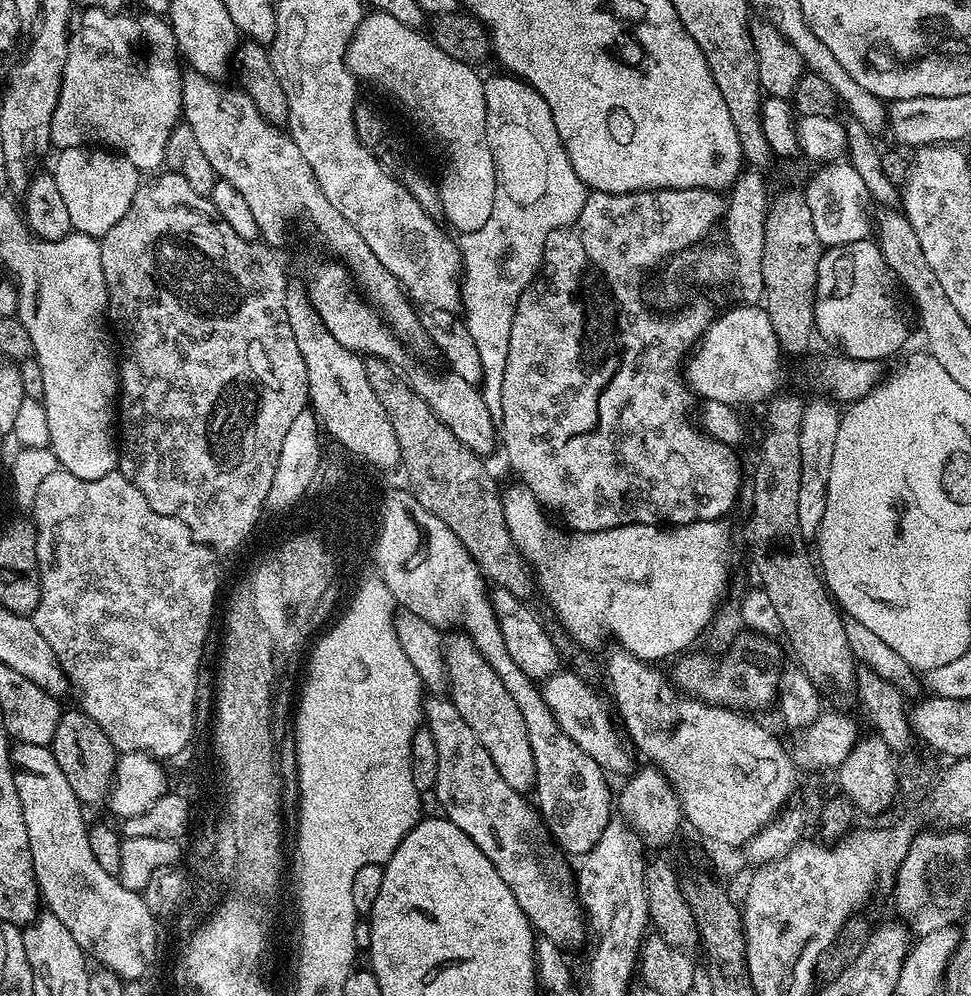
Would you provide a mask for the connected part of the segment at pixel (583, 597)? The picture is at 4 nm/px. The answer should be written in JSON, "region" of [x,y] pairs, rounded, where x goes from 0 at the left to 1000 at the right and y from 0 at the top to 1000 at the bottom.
{"region":[[[528,484],[517,494],[519,504],[519,515],[521,516],[521,528],[525,532],[525,538],[533,548],[533,552],[544,563],[550,575],[550,586],[560,597],[562,605],[568,609],[571,617],[577,621],[576,630],[584,635],[598,651],[614,653],[614,650],[621,645],[625,639],[631,639],[633,646],[643,651],[648,657],[655,659],[659,663],[666,665],[679,665],[687,659],[695,660],[697,657],[704,657],[714,650],[713,646],[726,637],[727,632],[734,626],[734,619],[737,617],[744,604],[742,601],[746,598],[746,593],[750,590],[750,569],[754,566],[754,534],[746,527],[745,521],[740,522],[716,522],[713,526],[697,526],[695,528],[681,528],[678,526],[646,526],[635,530],[625,530],[619,534],[593,534],[584,538],[581,534],[576,534],[571,527],[564,523],[565,515],[559,506],[553,502],[552,497],[548,495],[542,487]]]}

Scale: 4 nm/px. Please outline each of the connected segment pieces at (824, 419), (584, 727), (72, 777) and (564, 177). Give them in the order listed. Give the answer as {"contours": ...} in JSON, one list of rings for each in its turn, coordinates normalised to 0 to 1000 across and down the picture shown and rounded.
{"contours":[[[[854,399],[831,401],[823,428],[824,451],[826,452],[826,488],[822,491],[822,528],[829,540],[836,540],[844,533],[847,516],[851,516],[851,488],[853,465],[859,456],[859,444],[865,431],[864,407]]],[[[588,673],[572,675],[558,687],[562,707],[566,709],[575,729],[579,729],[579,733],[583,737],[587,737],[587,741],[591,741],[591,745],[595,745],[595,749],[599,749],[599,753],[604,753],[604,757],[608,757],[608,761],[612,761],[612,765],[616,765],[623,776],[650,776],[653,771],[653,768],[651,769],[652,756],[649,754],[635,724],[631,722],[631,712],[628,710],[627,704],[625,702],[622,704],[610,691],[613,690],[607,684],[594,679]]],[[[67,712],[63,716],[51,750],[83,808],[106,806],[112,800],[117,787],[122,756],[109,735],[85,712]]],[[[514,74],[515,76],[502,77],[498,80],[498,93],[501,94],[501,139],[505,147],[505,155],[509,159],[509,171],[511,172],[511,194],[509,195],[509,211],[505,211],[505,219],[496,226],[496,231],[477,234],[473,238],[474,260],[478,263],[476,274],[476,313],[480,318],[485,338],[492,347],[493,358],[496,361],[496,383],[492,387],[496,400],[501,404],[505,416],[513,424],[517,420],[517,380],[521,377],[521,355],[525,355],[525,327],[529,323],[531,308],[536,302],[537,295],[544,290],[544,286],[552,280],[556,266],[560,260],[560,244],[566,235],[576,229],[582,229],[590,225],[599,215],[599,207],[606,202],[608,193],[601,188],[601,184],[591,175],[591,167],[587,167],[587,159],[579,147],[579,139],[575,139],[575,127],[571,127],[571,118],[566,114],[566,106],[562,106],[562,98],[554,94],[546,85],[540,83],[539,79],[526,74]]]]}

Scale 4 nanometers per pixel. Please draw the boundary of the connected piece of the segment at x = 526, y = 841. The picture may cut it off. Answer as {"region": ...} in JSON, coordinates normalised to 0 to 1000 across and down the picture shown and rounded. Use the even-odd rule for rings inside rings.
{"region":[[[449,697],[438,702],[435,716],[436,726],[447,737],[447,749],[451,749],[451,781],[447,792],[447,800],[453,806],[453,811],[458,820],[476,833],[509,865],[509,873],[525,890],[525,898],[538,910],[542,922],[547,926],[549,933],[559,943],[571,946],[579,954],[585,951],[595,951],[604,942],[604,921],[595,903],[594,889],[591,887],[591,876],[583,866],[580,858],[572,859],[568,855],[559,855],[551,846],[562,839],[562,832],[554,818],[553,812],[546,806],[543,798],[525,793],[524,787],[517,782],[517,777],[509,769],[505,757],[501,757],[501,749],[490,743],[488,733],[480,729],[480,721],[472,717],[464,702]]]}

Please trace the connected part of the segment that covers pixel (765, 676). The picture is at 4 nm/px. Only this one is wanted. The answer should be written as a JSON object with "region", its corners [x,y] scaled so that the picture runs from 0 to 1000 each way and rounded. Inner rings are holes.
{"region":[[[784,638],[767,639],[769,639],[767,643],[759,642],[746,655],[748,657],[742,664],[732,663],[731,660],[717,654],[701,658],[695,664],[697,665],[696,681],[694,680],[696,691],[729,707],[765,713],[770,717],[783,717],[779,715],[785,714],[786,711],[796,710],[800,706],[801,675],[799,671],[797,673],[790,667],[790,663],[791,659],[799,655],[798,649],[795,648],[798,646]]]}

